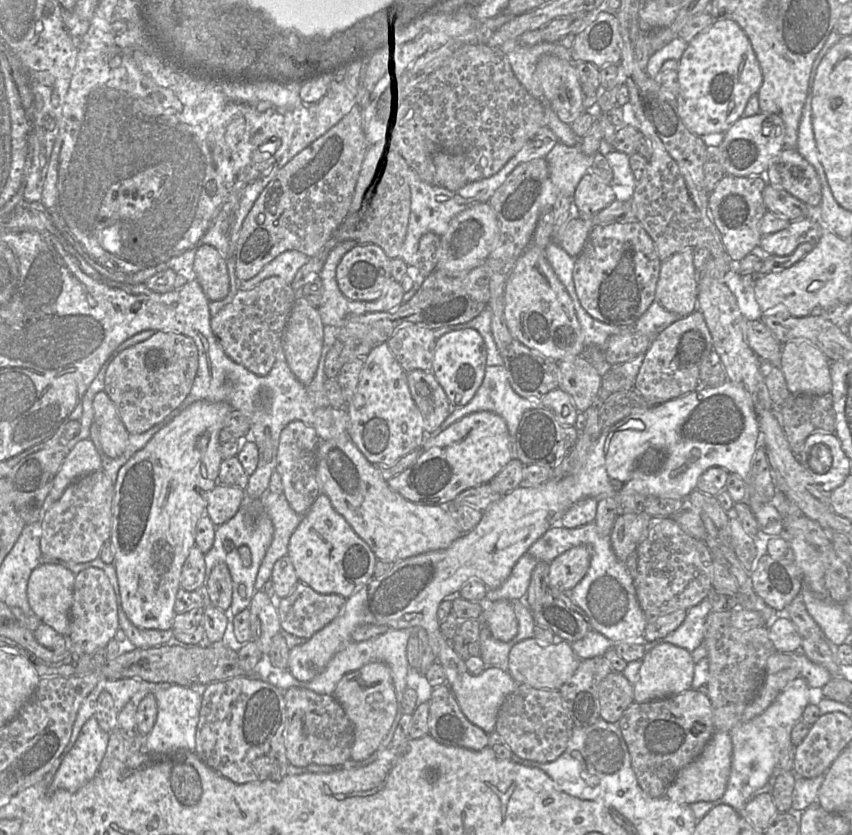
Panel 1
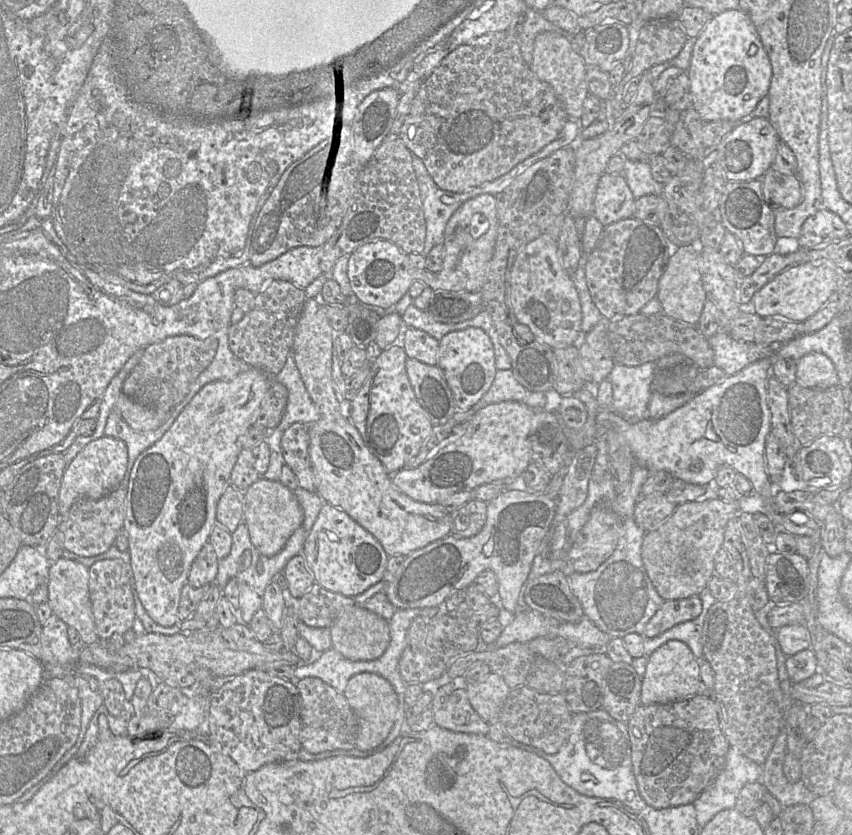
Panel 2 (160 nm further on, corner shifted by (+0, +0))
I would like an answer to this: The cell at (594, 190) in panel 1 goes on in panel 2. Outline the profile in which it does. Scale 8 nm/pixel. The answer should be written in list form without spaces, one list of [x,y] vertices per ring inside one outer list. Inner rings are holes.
[[[605,172],[597,184],[592,215],[604,226],[633,217],[635,200],[622,174]]]

